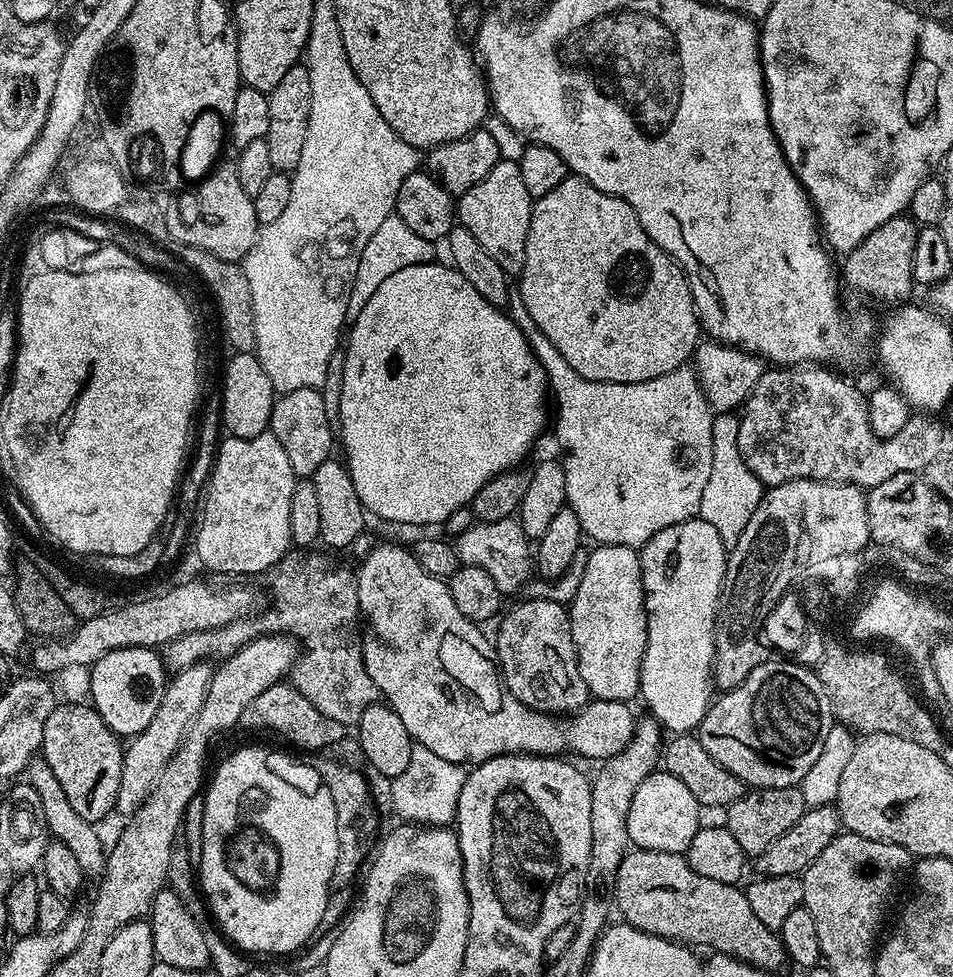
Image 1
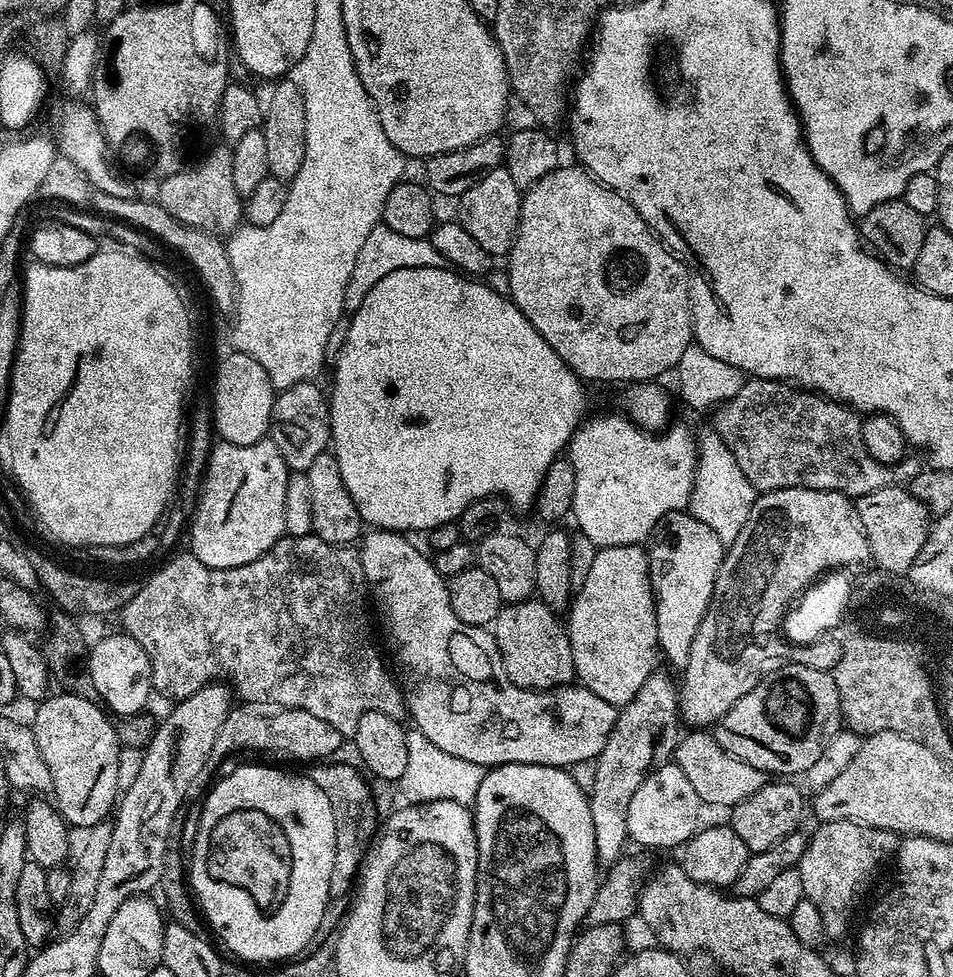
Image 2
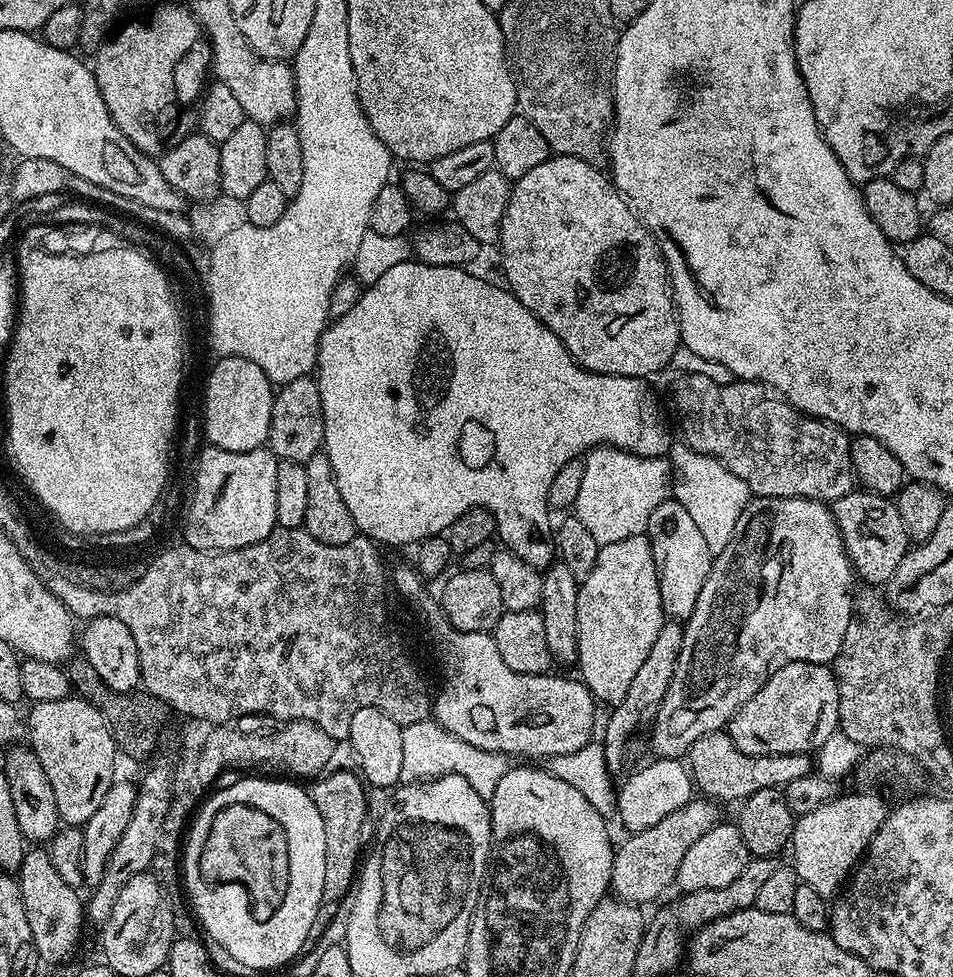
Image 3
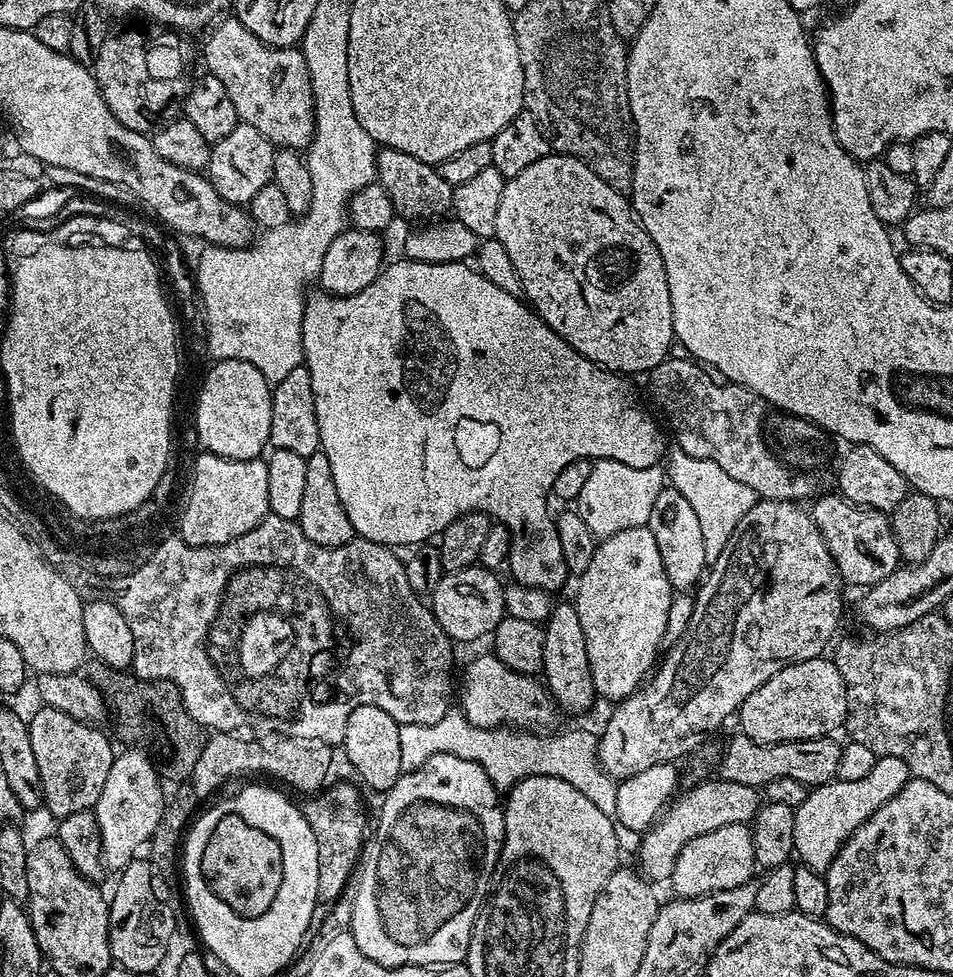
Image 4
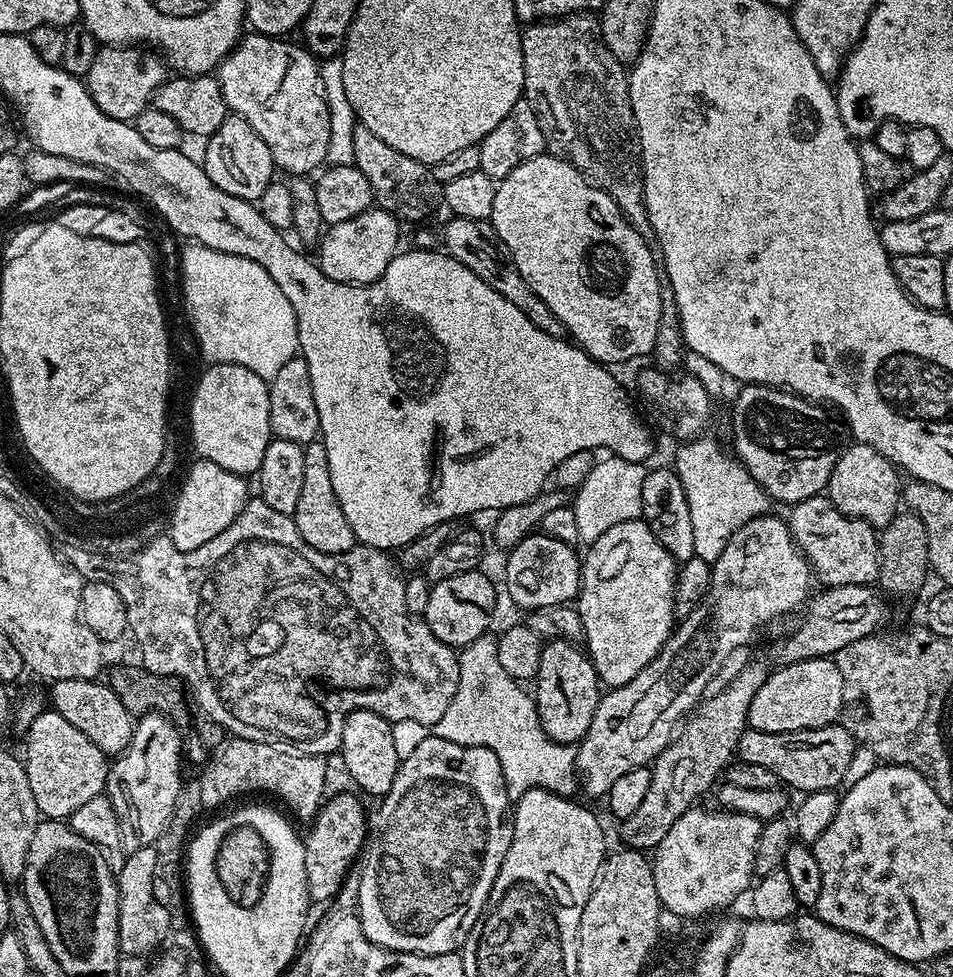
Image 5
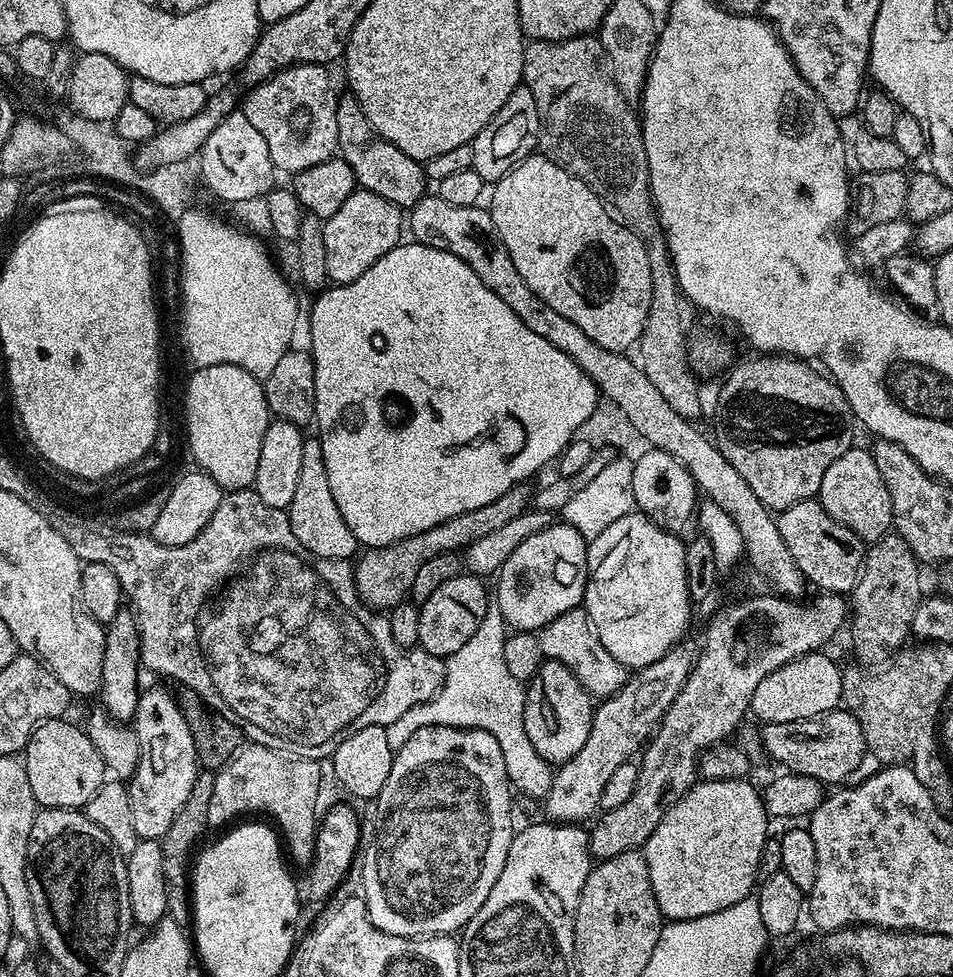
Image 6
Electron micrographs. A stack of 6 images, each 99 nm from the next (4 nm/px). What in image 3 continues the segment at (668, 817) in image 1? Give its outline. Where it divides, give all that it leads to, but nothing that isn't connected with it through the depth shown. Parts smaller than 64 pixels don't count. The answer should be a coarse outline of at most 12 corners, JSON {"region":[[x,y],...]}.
{"region":[[652,758],[616,793],[629,833],[694,798],[676,758]]}

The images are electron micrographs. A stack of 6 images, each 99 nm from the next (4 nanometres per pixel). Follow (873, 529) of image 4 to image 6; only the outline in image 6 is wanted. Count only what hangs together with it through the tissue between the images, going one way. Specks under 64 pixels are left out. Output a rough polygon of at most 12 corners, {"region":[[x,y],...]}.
{"region":[[819,499],[775,517],[805,581],[848,594],[865,541]]}

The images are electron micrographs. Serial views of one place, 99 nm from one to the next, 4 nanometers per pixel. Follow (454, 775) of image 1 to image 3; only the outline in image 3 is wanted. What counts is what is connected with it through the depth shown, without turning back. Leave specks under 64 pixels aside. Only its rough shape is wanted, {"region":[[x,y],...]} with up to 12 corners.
{"region":[[436,723],[402,727],[401,781],[464,776],[491,801],[509,757]]}

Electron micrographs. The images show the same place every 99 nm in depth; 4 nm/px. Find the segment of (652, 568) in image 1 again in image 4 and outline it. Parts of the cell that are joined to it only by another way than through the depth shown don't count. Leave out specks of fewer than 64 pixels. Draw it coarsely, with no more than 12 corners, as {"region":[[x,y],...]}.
{"region":[[666,486],[646,527],[673,589],[709,565],[690,502]]}

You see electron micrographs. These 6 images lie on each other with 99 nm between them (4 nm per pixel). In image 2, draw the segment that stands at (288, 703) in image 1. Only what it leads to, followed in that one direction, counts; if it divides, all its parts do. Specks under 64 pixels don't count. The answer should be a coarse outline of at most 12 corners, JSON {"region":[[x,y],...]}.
{"region":[[241,703],[211,759],[273,752],[324,762],[342,737],[310,710]]}

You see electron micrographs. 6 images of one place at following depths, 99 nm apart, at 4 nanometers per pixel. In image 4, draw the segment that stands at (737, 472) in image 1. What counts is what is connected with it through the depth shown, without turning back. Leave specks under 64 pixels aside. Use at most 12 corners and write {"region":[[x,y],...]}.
{"region":[[673,447],[666,480],[702,529],[709,566],[758,499],[718,462]]}

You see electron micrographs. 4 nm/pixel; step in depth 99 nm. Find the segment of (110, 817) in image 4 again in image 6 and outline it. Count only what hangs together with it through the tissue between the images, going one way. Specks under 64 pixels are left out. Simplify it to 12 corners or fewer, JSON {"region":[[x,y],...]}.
{"region":[[164,688],[140,693],[130,814],[160,840],[198,775],[190,726]]}

